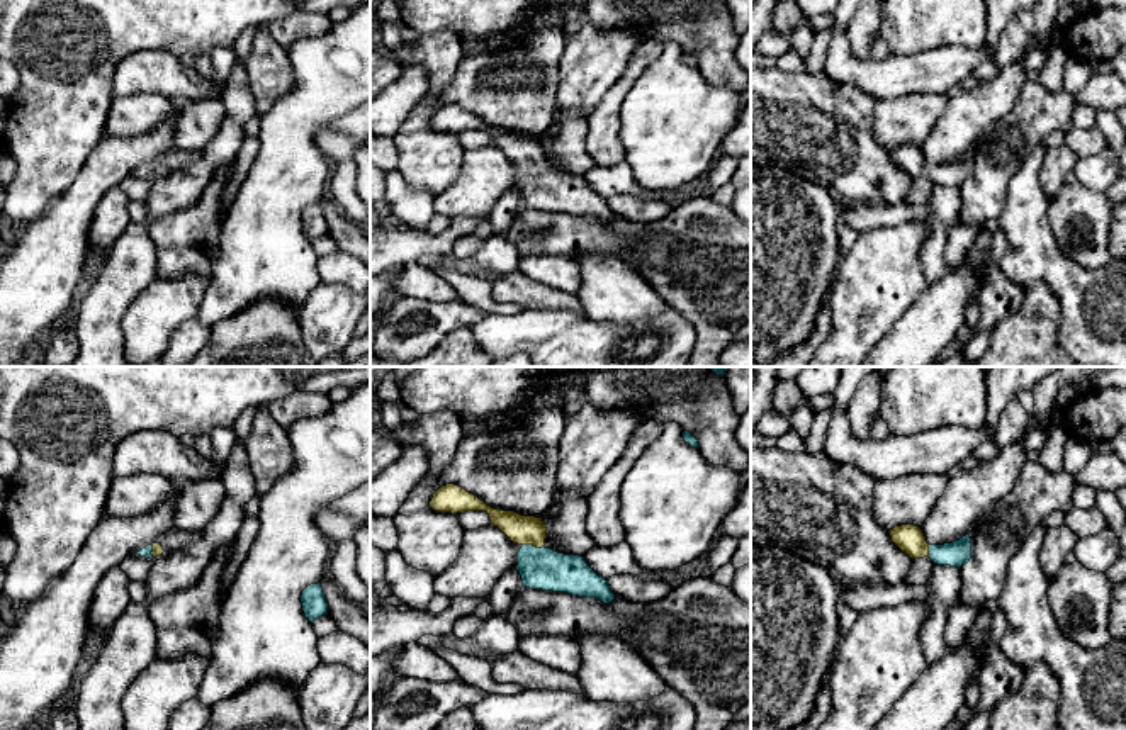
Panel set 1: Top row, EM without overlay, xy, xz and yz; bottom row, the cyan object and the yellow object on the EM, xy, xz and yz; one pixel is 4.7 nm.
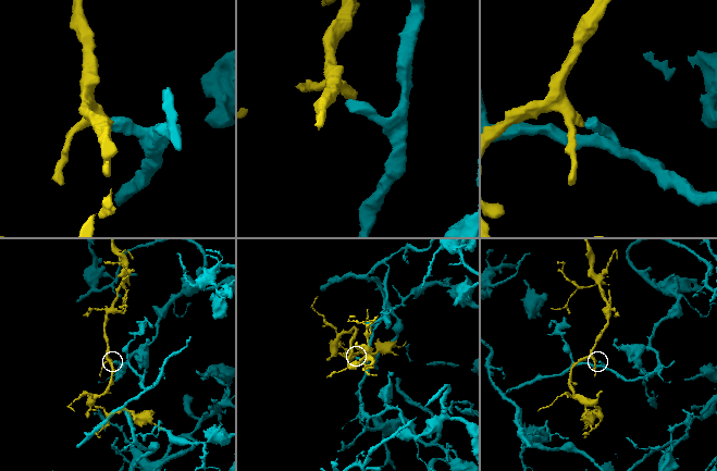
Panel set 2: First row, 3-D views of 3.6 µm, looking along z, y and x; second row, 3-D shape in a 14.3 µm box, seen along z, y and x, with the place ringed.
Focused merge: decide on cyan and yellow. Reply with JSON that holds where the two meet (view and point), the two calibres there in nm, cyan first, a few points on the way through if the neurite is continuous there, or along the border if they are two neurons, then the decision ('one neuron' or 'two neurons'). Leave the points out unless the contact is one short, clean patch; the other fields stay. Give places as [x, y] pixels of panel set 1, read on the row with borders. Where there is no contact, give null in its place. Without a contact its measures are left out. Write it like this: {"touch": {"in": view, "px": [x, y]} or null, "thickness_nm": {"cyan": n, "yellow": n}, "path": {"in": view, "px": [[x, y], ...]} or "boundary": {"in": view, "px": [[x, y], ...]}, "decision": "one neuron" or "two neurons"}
{"touch": {"in": "xz", "px": [532, 545]}, "thickness_nm": {"cyan": 190, "yellow": 140}, "path": {"in": "xz", "px": [[544, 569], [534, 559], [532, 545], [532, 537], [525, 530]]}, "decision": "one neuron"}

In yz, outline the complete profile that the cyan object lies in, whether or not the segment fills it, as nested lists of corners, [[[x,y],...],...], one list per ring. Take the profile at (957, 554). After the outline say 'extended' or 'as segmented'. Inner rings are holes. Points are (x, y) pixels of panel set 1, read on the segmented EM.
[[[914,525],[895,526],[888,531],[892,542],[910,559],[929,557],[937,565],[951,565],[960,569],[971,559],[970,535],[944,545],[929,545],[922,530]]]; extended

